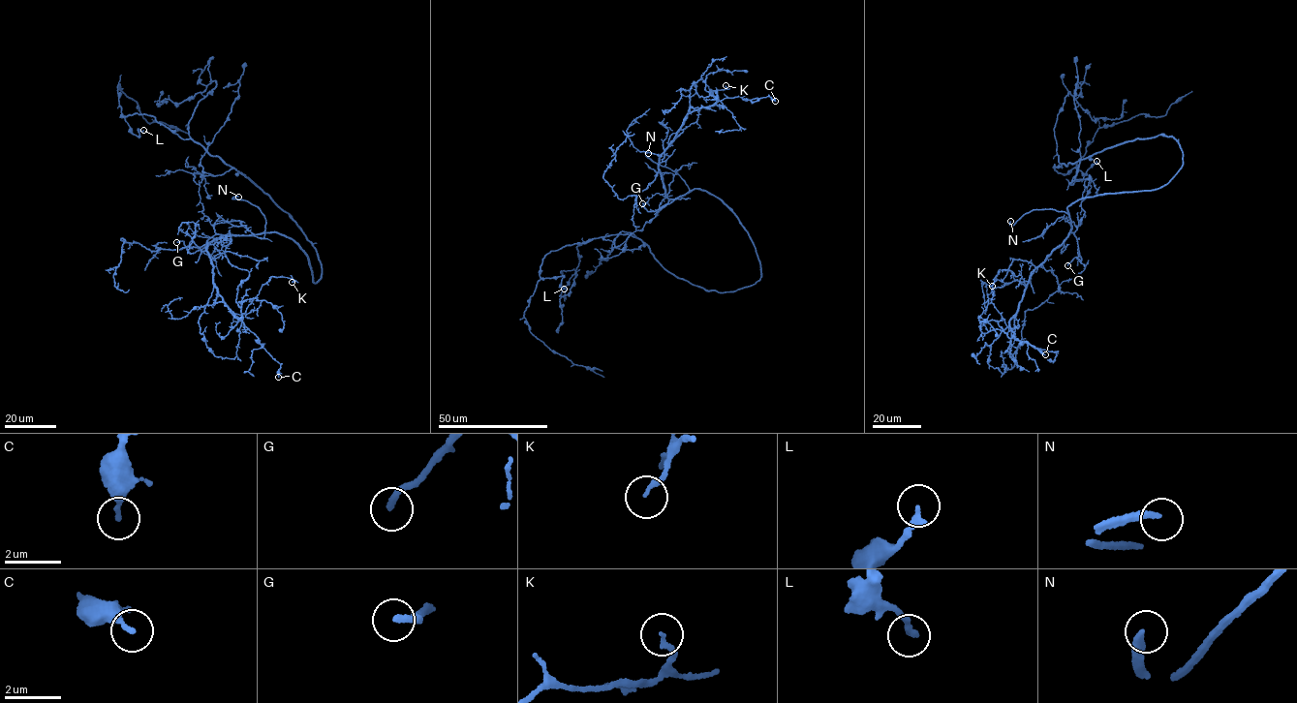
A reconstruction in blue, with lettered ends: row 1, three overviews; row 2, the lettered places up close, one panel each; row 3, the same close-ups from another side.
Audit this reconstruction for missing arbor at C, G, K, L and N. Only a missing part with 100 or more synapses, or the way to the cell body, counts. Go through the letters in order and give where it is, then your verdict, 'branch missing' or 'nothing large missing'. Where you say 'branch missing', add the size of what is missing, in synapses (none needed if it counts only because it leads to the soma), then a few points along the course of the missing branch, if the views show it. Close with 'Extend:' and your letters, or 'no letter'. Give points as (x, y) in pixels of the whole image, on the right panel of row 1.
C: place (1045, 354); nothing large missing
G: place (1067, 265); branch missing; 100 synapses; course (1067, 265), (1054, 273), (1038, 274), (1021, 290), (1016, 308), (1020, 319), (1031, 324)
K: place (992, 286); nothing large missing
L: place (1096, 161); nothing large missing
N: place (1010, 221); branch missing; course (1010, 221), (1008, 208), (1000, 205), (980, 220)
Extend: G, N

